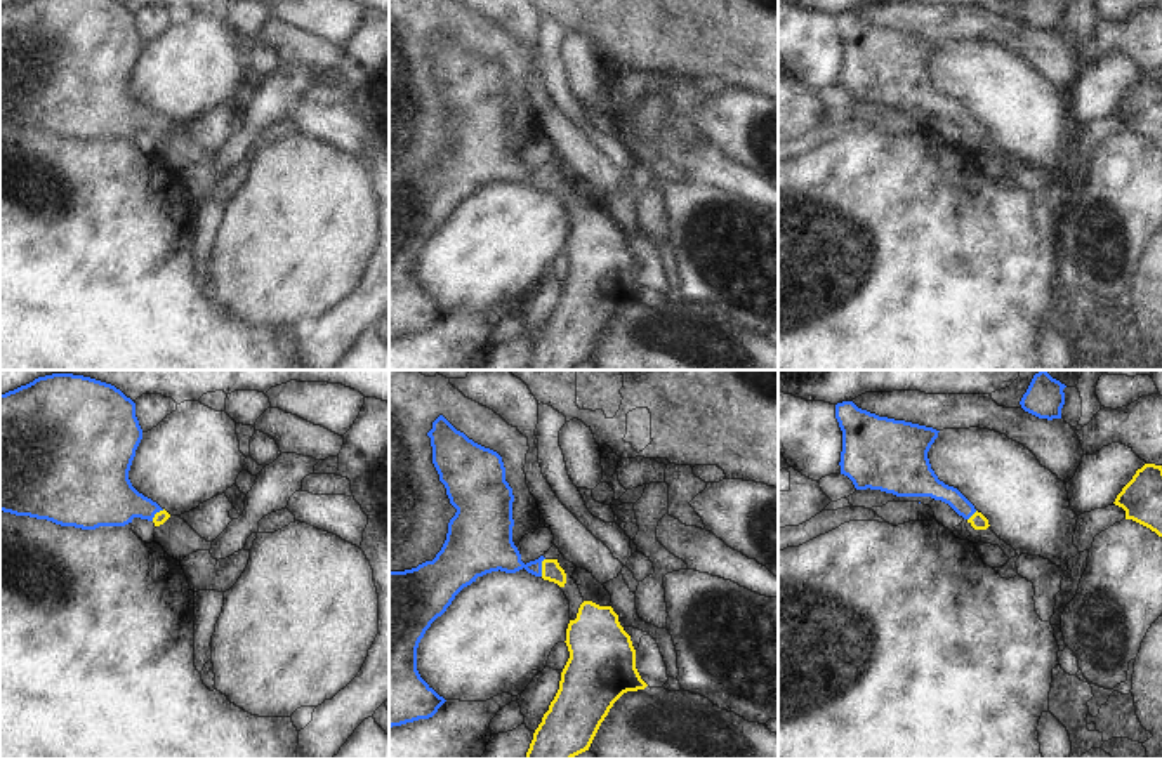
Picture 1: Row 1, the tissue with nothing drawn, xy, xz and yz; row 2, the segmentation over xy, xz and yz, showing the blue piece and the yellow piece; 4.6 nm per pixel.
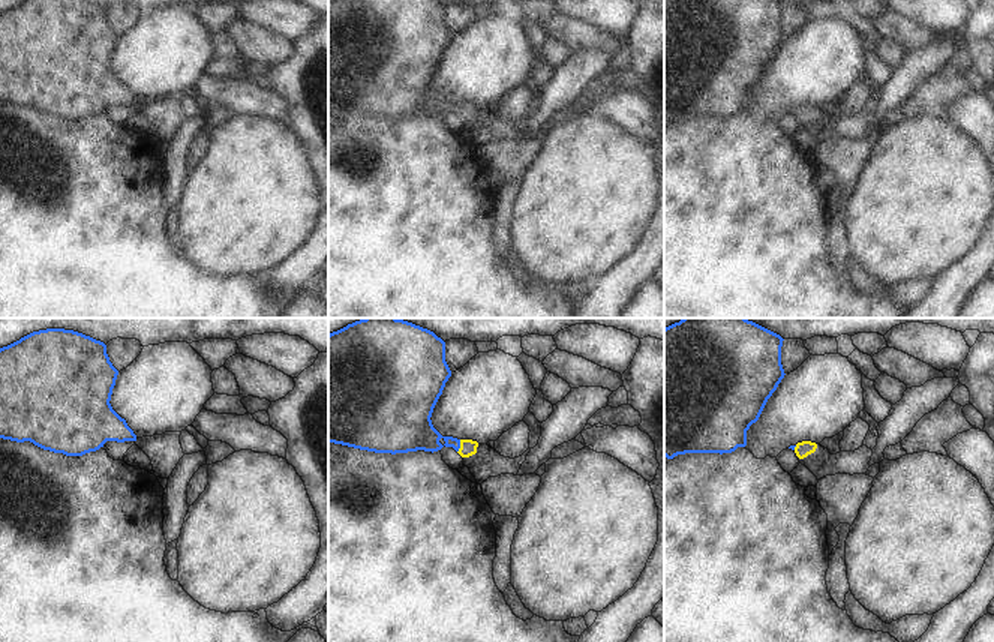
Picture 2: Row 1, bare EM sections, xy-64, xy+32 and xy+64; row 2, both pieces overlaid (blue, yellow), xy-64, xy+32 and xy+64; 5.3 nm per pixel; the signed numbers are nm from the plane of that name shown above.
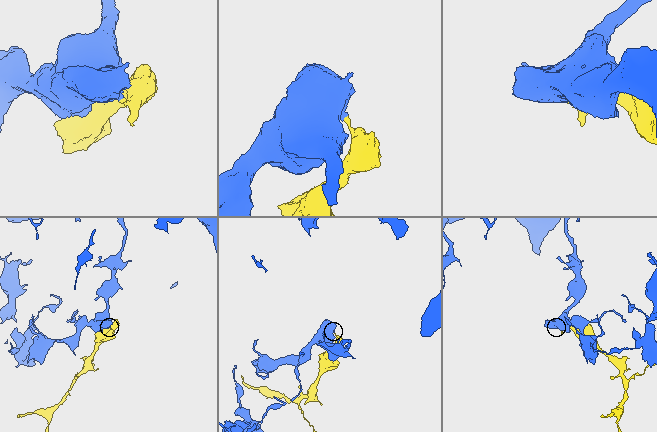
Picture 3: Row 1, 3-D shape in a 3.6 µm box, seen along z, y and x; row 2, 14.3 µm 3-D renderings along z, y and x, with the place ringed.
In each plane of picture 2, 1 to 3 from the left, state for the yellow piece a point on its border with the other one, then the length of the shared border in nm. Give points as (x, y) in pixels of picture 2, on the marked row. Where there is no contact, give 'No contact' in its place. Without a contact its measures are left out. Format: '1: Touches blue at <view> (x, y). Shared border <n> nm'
1: No contact
2: Touches blue at xy+32 (459, 446). Shared border 70 nm
3: Touches blue at xy+64 (795, 446). Shared border 30 nm

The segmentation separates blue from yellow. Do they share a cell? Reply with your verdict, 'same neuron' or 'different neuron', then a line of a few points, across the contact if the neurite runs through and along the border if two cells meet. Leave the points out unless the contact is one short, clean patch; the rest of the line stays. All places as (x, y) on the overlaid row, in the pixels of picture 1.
same neuron; line xz (490, 547), (516, 565), (541, 567), (551, 570)

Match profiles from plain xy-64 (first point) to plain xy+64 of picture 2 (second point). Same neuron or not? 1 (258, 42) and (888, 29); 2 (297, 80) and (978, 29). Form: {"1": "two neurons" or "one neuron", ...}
{"1": "one neuron", "2": "one neuron"}

